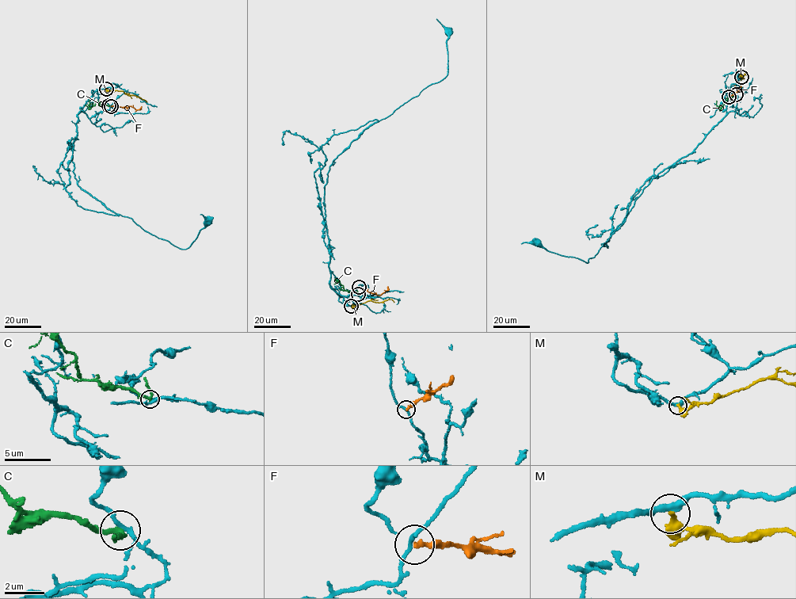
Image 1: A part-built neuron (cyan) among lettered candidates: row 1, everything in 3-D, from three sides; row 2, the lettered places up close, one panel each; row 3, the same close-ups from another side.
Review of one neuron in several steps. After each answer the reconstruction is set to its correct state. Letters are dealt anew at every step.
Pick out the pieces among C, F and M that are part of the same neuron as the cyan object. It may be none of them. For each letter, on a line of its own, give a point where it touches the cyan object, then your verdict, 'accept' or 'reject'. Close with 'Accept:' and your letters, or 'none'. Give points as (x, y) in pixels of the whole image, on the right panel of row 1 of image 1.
C: meets cyan at (736, 94); reject
F: meets cyan at (729, 97); reject
M: meets cyan at (741, 77); reject
Accept: none

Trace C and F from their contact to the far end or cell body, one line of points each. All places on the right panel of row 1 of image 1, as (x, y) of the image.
C: (735, 95), (728, 97), (721, 107), (717, 107), (716, 101)
F: (729, 97), (740, 86), (739, 89), (735, 85)

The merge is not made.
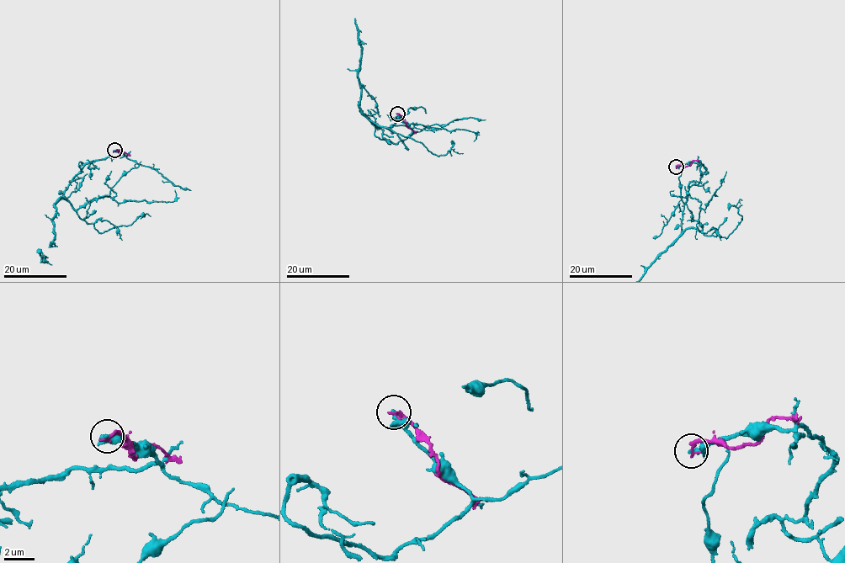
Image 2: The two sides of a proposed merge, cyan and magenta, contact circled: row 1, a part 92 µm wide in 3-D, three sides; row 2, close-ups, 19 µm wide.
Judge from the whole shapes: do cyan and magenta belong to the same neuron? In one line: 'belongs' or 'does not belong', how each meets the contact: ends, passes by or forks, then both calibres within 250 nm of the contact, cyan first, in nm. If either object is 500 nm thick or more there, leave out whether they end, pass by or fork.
does not belong; cyan passes by; magenta ends; calibres 260 and 260 nm

